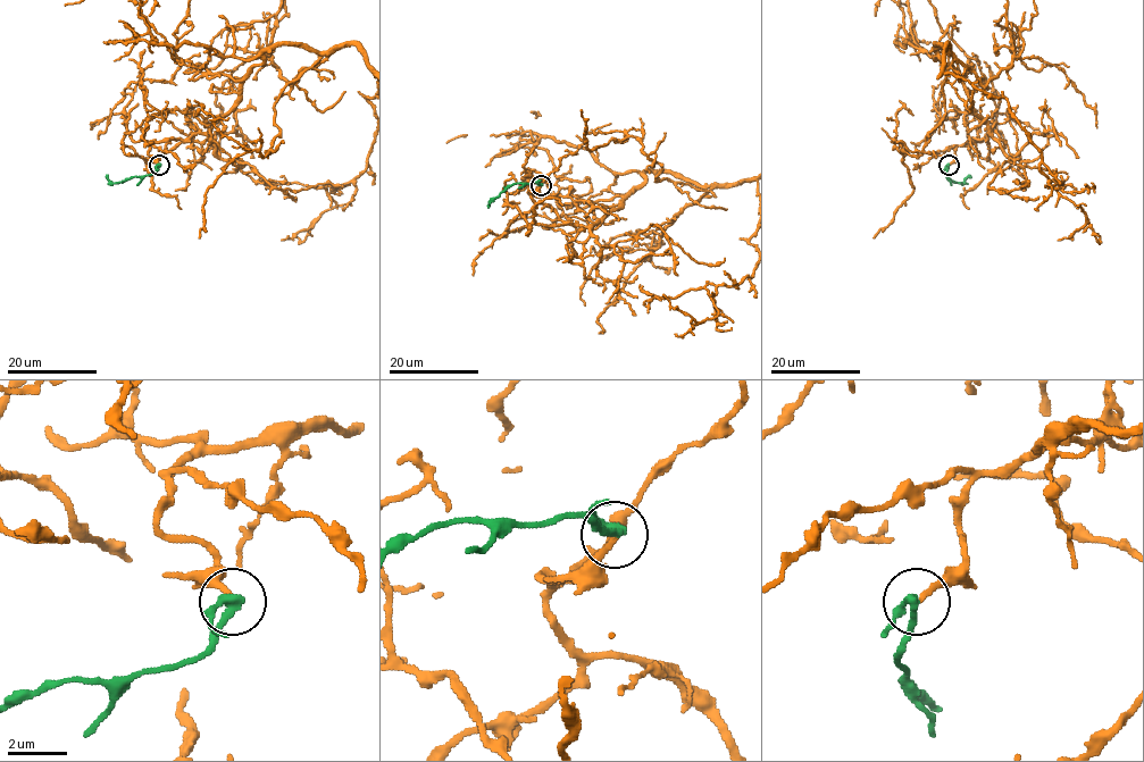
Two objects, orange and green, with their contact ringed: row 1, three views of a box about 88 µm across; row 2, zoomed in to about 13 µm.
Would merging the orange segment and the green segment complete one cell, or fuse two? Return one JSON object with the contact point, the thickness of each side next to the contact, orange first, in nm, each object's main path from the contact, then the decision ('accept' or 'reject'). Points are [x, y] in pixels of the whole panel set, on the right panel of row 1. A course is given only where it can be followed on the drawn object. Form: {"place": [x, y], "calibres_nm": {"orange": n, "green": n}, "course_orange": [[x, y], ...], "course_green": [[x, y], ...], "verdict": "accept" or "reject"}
{"place": [949, 165], "calibres_nm": {"orange": 190, "green": 280}, "course_orange": [[950, 165], [991, 131], [935, 44], [945, 73], [1005, 97], [1049, 187], [1082, 209], [1058, 240]], "course_green": [[949, 165], [946, 173], [951, 181], [961, 183], [970, 175]], "verdict": "accept"}

